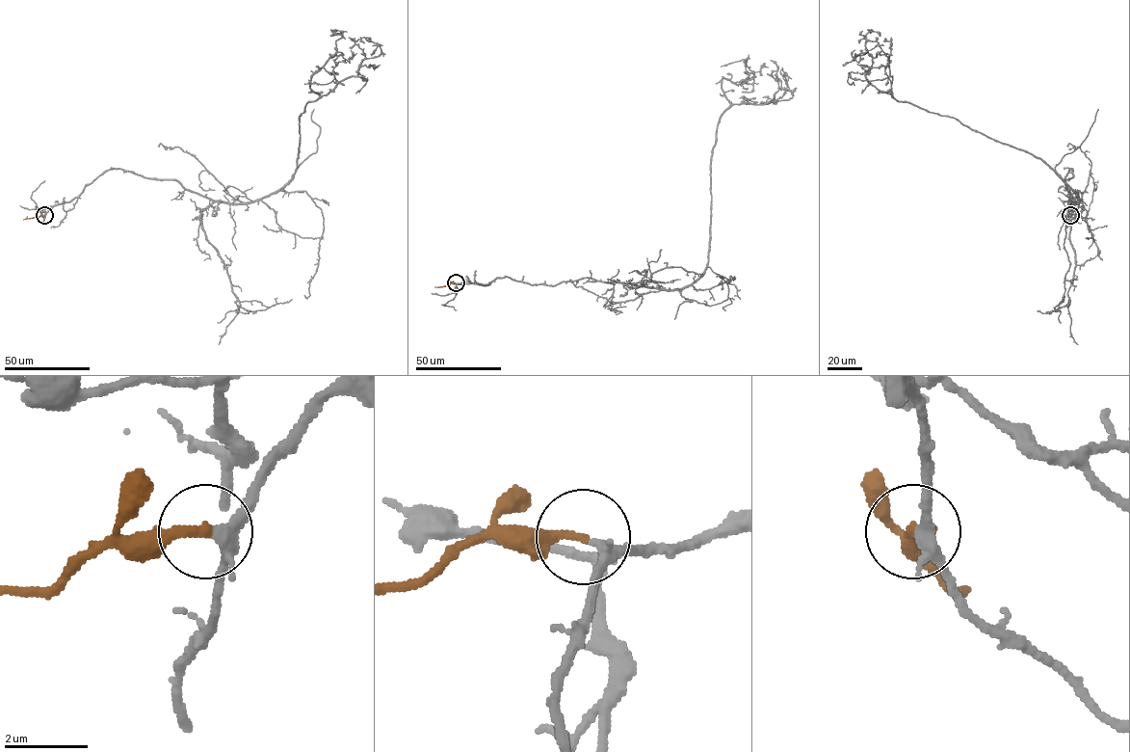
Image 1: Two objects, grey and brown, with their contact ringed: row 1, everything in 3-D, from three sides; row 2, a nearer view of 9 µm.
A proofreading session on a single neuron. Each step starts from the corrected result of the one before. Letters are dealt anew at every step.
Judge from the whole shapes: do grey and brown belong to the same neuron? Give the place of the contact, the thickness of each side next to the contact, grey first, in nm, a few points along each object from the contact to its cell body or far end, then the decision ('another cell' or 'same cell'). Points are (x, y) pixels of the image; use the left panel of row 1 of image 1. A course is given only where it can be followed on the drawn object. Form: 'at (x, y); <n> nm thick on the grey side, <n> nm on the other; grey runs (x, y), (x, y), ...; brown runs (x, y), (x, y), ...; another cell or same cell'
at (44, 215); 240 nm thick on the grey side, 240 nm on the other; grey runs (44, 215), (113, 169), (229, 202), (276, 193), (296, 168), (304, 106), (380, 54), (364, 43); brown runs (44, 215), (23, 219); same cell

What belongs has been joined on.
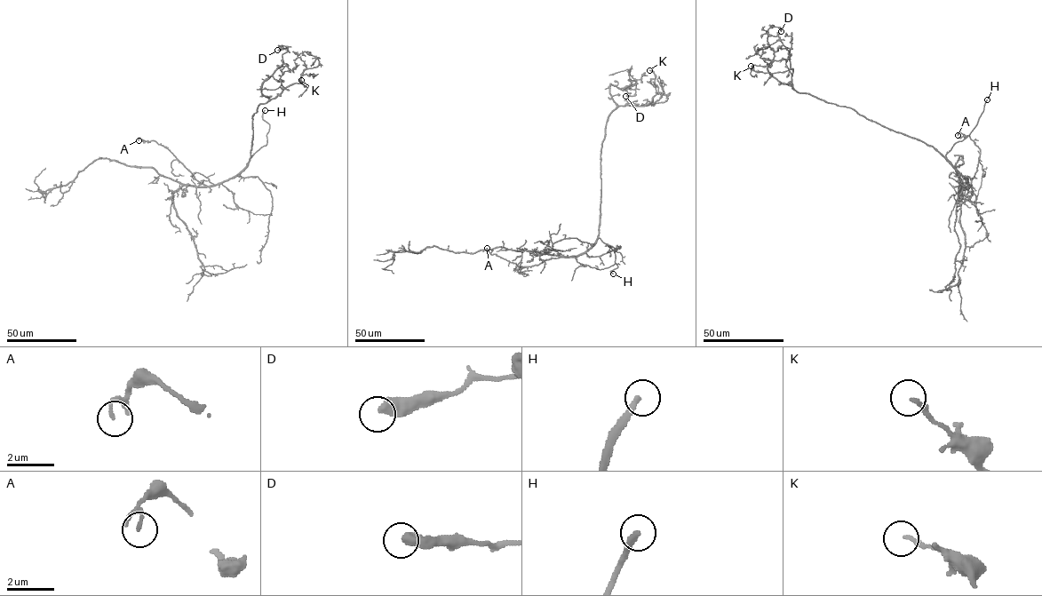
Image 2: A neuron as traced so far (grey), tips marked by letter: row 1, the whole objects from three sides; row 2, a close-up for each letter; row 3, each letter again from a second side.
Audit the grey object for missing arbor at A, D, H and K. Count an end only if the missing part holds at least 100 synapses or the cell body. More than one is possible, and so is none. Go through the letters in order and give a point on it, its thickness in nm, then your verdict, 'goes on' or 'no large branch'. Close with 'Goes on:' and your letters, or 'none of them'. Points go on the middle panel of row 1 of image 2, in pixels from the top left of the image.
A: place (487, 248); calibre 120 nm; no large branch
D: place (625, 96); calibre 480 nm; no large branch
H: place (613, 274); calibre 280 nm; goes on
K: place (649, 70); calibre 190 nm; no large branch
Goes on: H

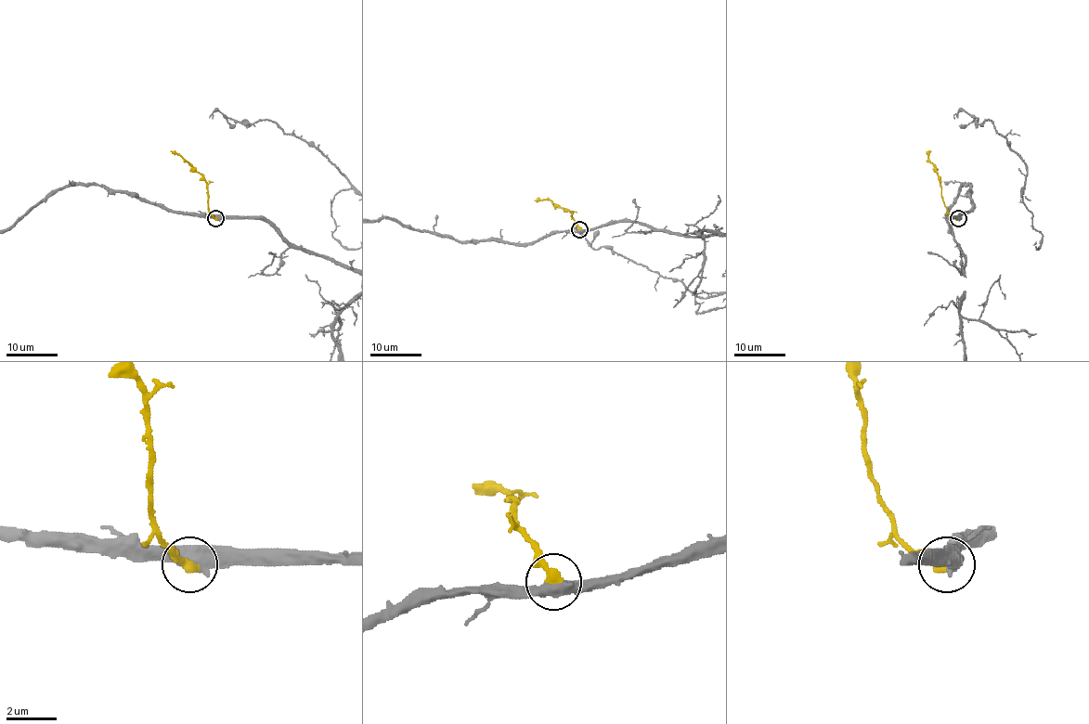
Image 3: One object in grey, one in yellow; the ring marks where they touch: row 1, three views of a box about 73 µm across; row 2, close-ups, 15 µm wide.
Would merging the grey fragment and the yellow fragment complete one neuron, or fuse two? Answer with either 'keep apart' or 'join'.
join

